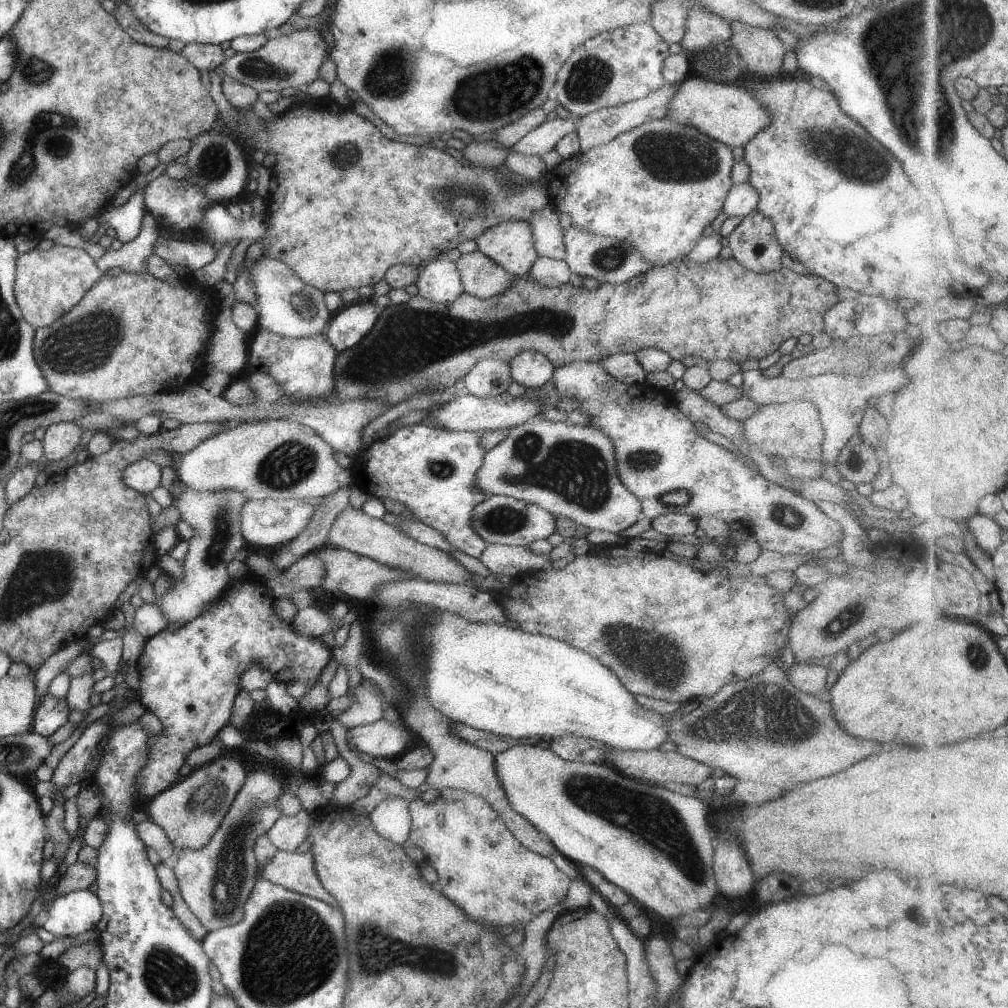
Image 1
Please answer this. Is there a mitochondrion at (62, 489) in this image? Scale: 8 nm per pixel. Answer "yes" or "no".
no

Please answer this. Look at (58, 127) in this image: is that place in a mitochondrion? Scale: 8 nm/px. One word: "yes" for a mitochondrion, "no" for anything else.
yes

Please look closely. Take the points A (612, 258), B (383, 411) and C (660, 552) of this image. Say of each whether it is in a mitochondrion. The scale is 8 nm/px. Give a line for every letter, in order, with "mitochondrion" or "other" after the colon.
A: mitochondrion
B: other
C: other

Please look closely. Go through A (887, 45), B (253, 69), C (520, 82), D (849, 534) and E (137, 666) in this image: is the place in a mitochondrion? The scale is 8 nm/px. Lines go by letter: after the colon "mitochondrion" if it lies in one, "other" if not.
A: mitochondrion
B: mitochondrion
C: mitochondrion
D: other
E: other

